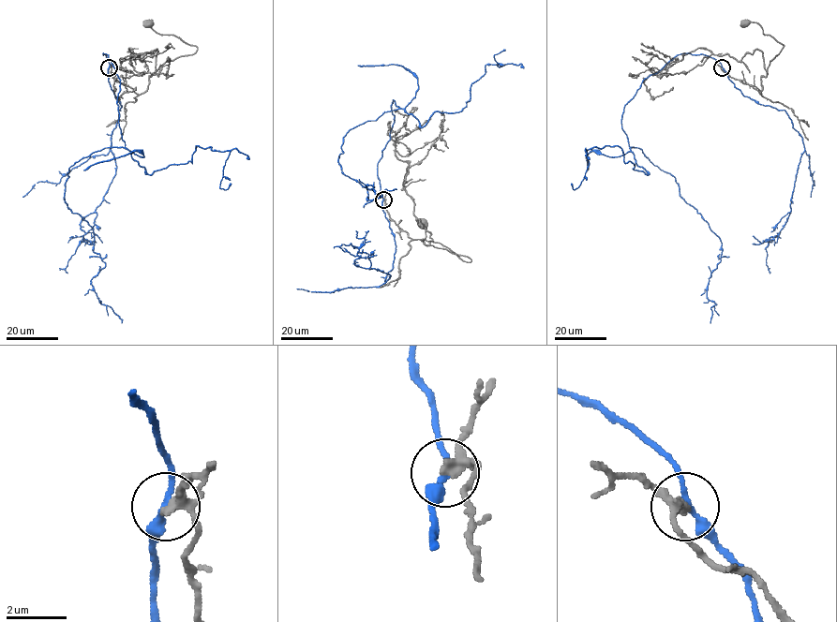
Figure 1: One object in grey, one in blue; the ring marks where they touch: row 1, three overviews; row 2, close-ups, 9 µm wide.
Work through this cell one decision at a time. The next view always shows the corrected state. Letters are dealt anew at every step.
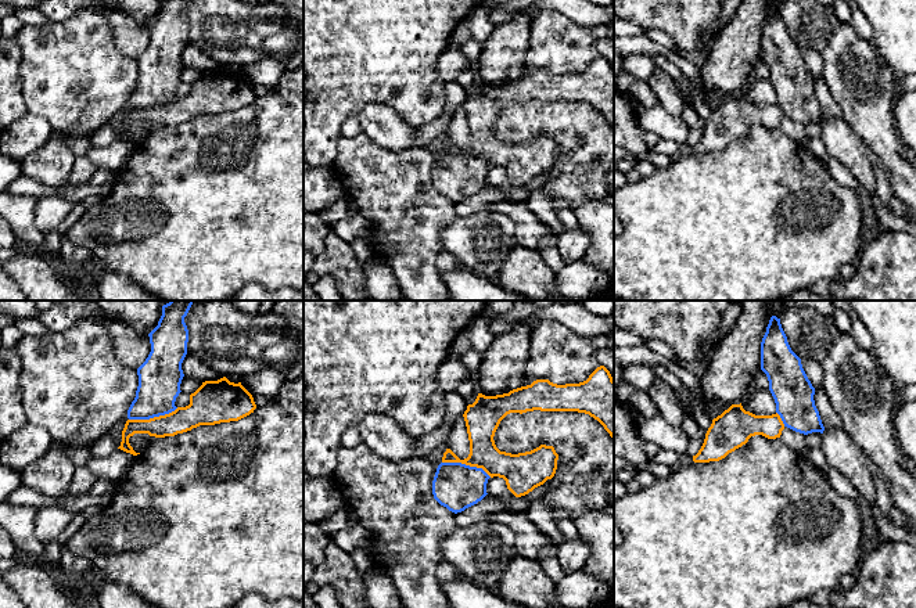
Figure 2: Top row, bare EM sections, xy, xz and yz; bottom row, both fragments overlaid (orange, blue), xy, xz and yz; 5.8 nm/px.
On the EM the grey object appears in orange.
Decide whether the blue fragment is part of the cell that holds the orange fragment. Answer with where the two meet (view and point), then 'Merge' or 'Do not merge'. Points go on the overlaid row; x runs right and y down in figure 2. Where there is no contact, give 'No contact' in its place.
Touches orange at xy (154, 417). Do not merge

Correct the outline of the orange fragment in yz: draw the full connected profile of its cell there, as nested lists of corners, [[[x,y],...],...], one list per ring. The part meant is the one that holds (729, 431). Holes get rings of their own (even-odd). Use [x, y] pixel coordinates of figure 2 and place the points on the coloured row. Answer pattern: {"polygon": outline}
{"polygon": [[[732,404],[712,420],[705,433],[704,443],[693,456],[694,463],[710,463],[725,458],[741,447],[751,436],[762,435],[768,439],[780,438],[784,424],[780,415],[755,415],[740,404]]]}

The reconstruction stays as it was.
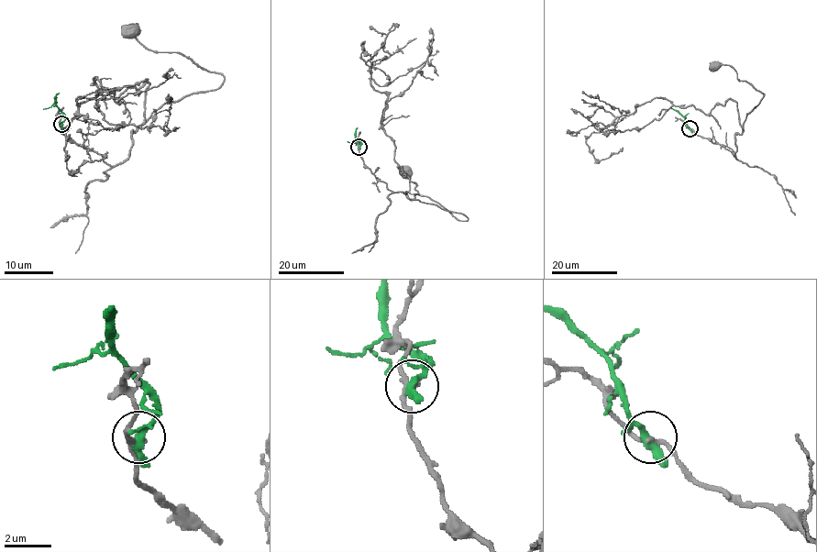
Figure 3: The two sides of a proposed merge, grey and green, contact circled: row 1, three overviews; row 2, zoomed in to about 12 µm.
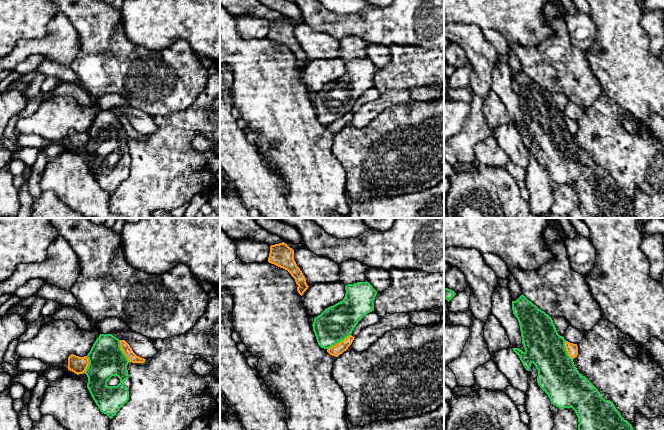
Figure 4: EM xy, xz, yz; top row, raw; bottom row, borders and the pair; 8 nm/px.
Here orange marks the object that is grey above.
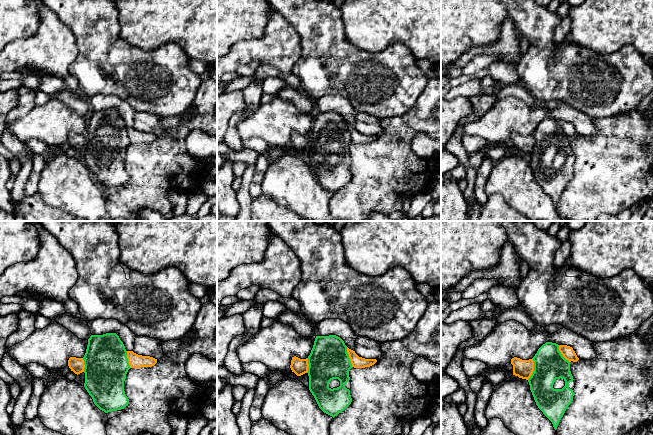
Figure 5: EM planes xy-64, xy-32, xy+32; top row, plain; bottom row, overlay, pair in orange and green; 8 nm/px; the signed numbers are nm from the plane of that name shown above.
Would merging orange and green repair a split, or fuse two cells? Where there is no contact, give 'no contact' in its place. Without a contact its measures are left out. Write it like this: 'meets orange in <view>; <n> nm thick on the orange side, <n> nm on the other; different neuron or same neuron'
meets orange in xz; 90 nm thick on the orange side, 280 nm on the other; different neuron

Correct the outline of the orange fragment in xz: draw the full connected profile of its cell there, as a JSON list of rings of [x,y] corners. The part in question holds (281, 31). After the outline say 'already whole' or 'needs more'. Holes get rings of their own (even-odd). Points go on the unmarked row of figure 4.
[[[282,18],[270,22],[268,38],[287,46],[291,50],[298,61],[297,67],[301,72],[308,65],[306,54],[294,36],[294,26],[286,19]]]; already whole

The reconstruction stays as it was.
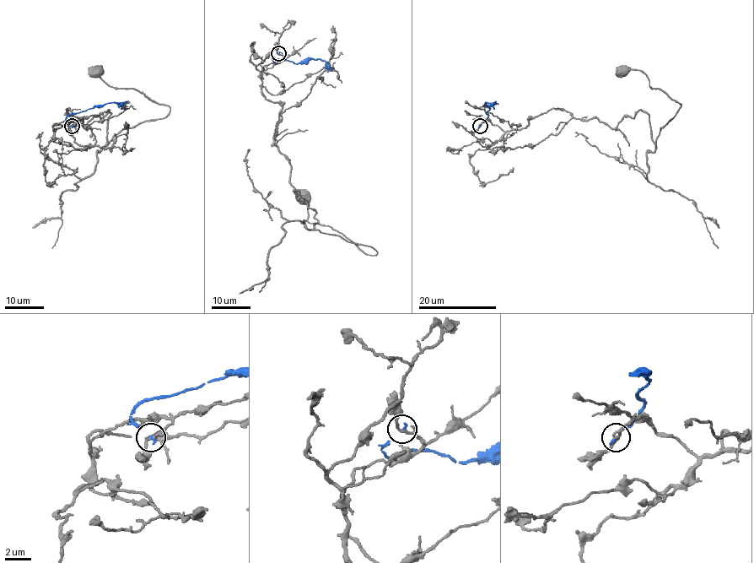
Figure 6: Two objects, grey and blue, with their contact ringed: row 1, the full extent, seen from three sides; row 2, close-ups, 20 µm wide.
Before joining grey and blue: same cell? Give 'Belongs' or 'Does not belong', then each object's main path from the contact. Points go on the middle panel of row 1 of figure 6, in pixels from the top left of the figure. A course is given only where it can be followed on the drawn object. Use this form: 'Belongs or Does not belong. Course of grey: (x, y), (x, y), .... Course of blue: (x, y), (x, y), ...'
Does not belong. Course of grey: (279, 53), (261, 94), (282, 108), (274, 144), (293, 192), (314, 229), (377, 252), (310, 224), (304, 195). Course of blue: (278, 53), (272, 59), (275, 62), (287, 60), (296, 63), (320, 59), (333, 68)

